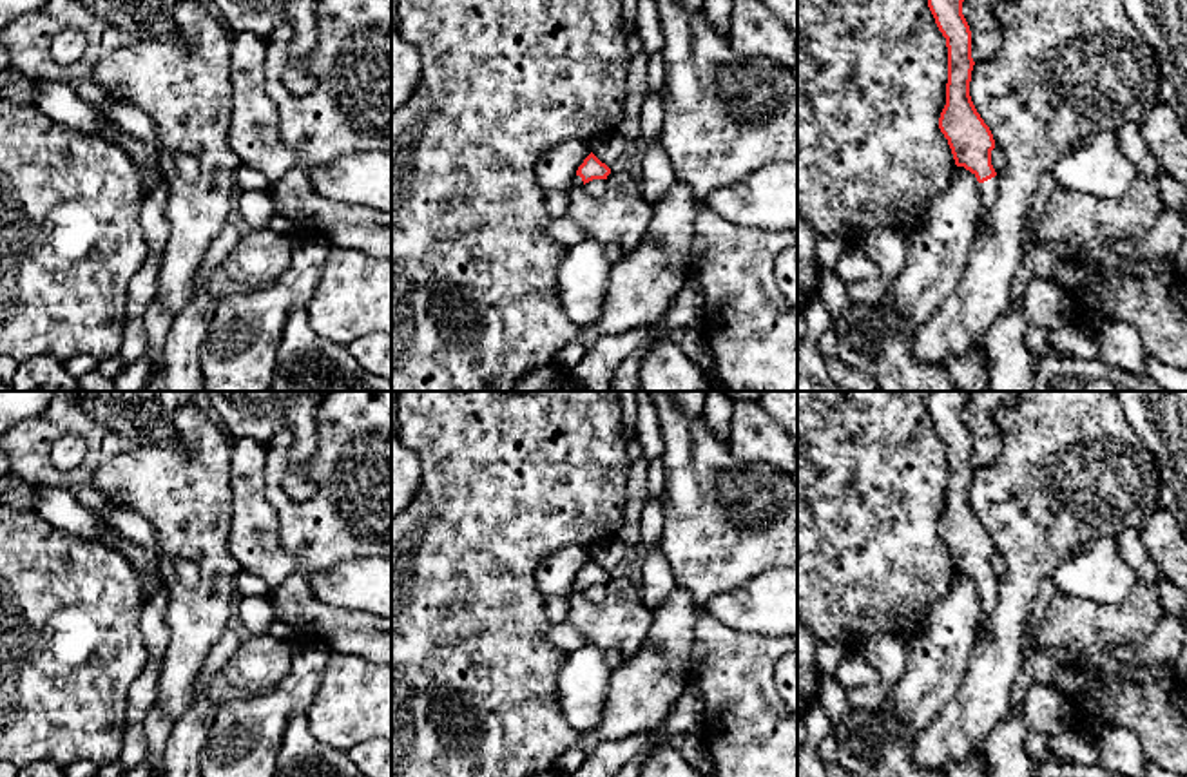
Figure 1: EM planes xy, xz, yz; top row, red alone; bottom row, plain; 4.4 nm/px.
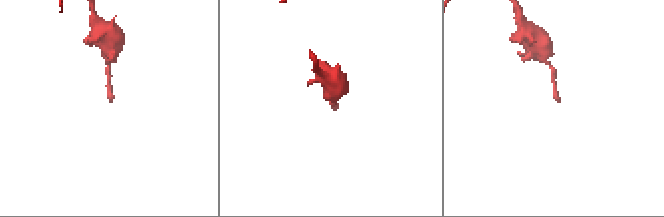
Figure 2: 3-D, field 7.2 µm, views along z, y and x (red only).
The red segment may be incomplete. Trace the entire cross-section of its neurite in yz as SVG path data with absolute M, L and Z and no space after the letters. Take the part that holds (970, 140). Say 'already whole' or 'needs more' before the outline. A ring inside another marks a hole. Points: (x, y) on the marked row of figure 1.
needs more; M928 0L928 7L948 47L946 105L939 129L948 139L957 167L970 170L980 188L980 210L986 214L999 196L999 176L991 165L995 139L977 112L970 82L973 71L971 31L962 14L964 0Z

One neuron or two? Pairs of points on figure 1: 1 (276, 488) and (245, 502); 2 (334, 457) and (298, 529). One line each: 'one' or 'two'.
1: two
2: one

